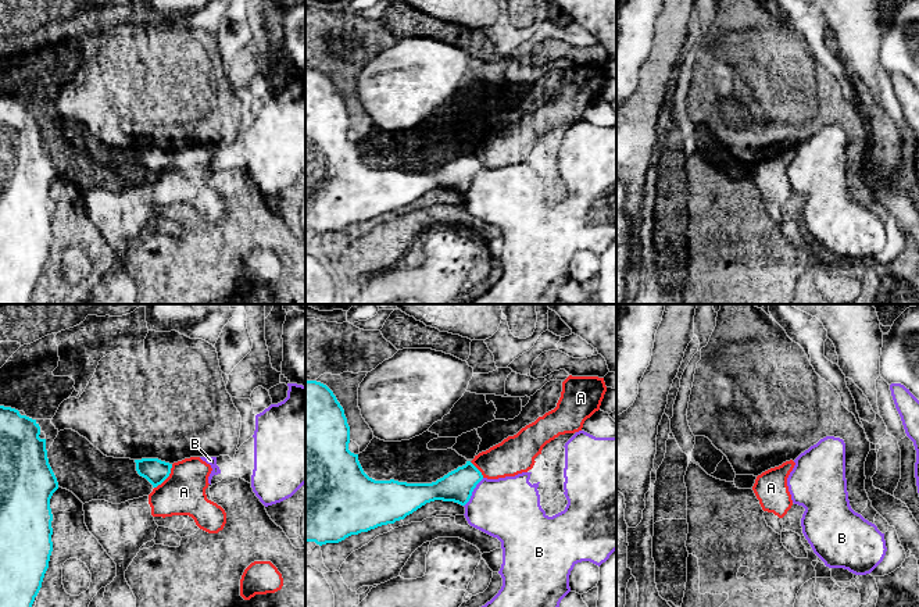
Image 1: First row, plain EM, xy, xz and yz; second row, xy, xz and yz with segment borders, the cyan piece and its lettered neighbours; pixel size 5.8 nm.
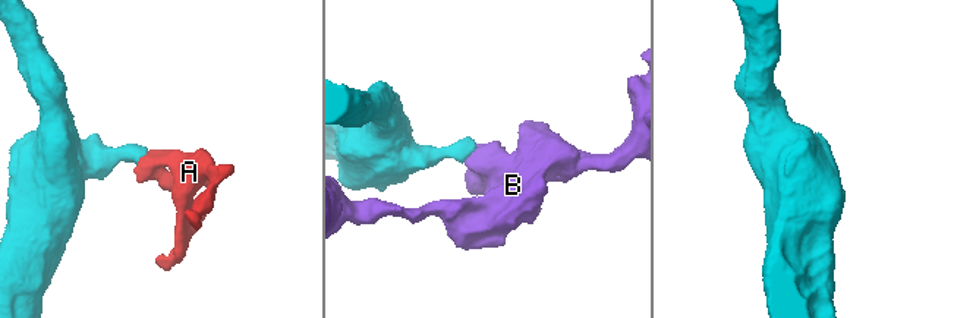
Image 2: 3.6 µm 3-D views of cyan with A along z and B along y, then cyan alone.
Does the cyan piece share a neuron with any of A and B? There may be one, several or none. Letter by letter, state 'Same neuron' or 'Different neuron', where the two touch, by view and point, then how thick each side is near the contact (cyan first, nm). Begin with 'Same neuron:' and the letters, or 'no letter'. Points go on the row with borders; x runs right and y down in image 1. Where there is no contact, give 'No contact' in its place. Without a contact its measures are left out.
Same neuron: no letter
A: Different neuron. Touches cyan at xy (167, 477). Thickness 140 nm (cyan) against 260 nm
B: Different neuron. Touches cyan at xz (472, 491). Thickness 180 nm (cyan) against 360 nm

